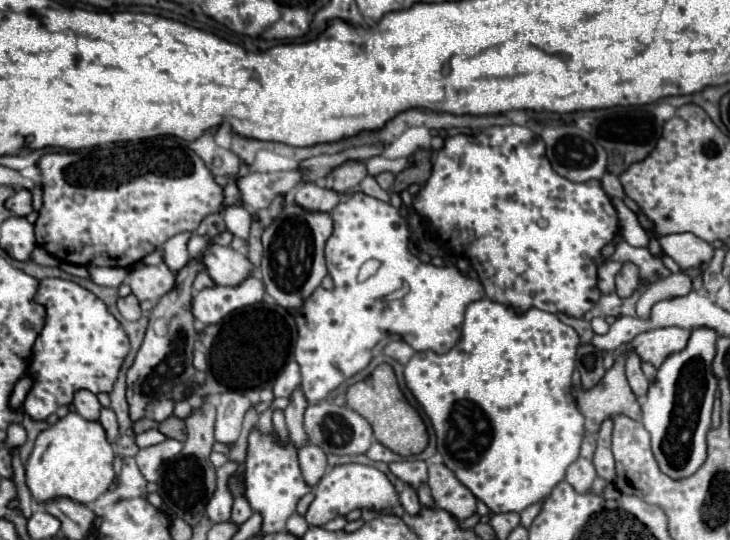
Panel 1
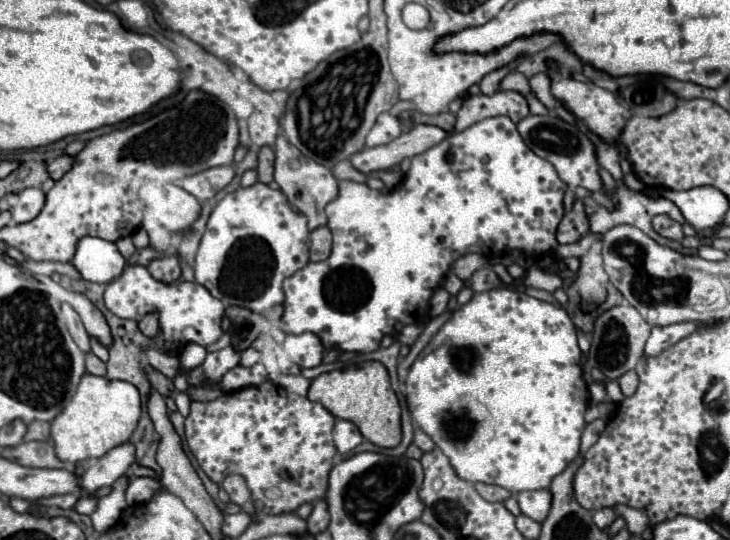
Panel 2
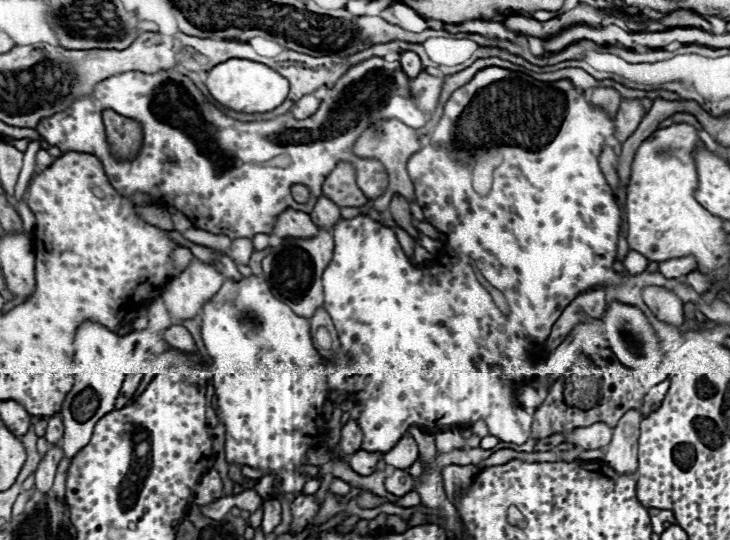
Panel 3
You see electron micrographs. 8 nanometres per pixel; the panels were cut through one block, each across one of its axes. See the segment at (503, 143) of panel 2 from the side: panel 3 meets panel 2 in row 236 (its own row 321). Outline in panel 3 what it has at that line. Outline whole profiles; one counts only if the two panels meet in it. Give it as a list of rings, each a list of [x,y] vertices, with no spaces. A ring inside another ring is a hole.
[[[490,66],[478,72],[474,80],[458,88],[450,100],[444,106],[444,114],[438,122],[438,128],[432,134],[432,140],[428,146],[418,150],[408,160],[408,172],[414,182],[418,204],[424,208],[426,220],[432,222],[432,226],[440,228],[440,232],[446,234],[446,248],[444,254],[450,254],[450,276],[444,278],[432,278],[426,270],[420,270],[411,264],[404,254],[394,232],[372,220],[368,214],[358,214],[354,218],[340,218],[334,224],[334,256],[330,264],[324,270],[324,308],[334,320],[334,326],[338,330],[340,348],[332,360],[322,360],[322,366],[326,370],[326,384],[328,390],[350,394],[350,400],[356,402],[362,412],[358,418],[358,426],[362,428],[364,440],[362,450],[366,452],[380,452],[386,454],[394,444],[402,438],[402,434],[410,426],[420,426],[428,430],[440,430],[444,426],[454,424],[474,424],[476,420],[484,418],[488,424],[488,430],[492,436],[496,436],[500,442],[510,444],[524,444],[530,438],[530,424],[532,416],[520,408],[520,404],[514,398],[514,384],[522,384],[528,376],[534,374],[534,350],[528,350],[528,346],[540,346],[548,334],[554,322],[560,318],[564,308],[582,292],[586,292],[590,286],[608,286],[618,282],[618,274],[612,270],[614,254],[616,254],[616,242],[618,242],[618,228],[620,228],[620,208],[616,204],[616,198],[612,194],[612,188],[604,180],[604,174],[598,166],[598,154],[606,142],[608,136],[614,134],[614,118],[606,114],[602,108],[594,106],[584,94],[580,94],[570,80],[558,80],[558,82],[540,82],[532,76],[526,76],[522,72],[512,72],[506,68]],[[476,144],[488,144],[490,148],[502,148],[504,150],[504,162],[494,174],[494,186],[488,194],[488,198],[482,198],[472,188],[472,168],[474,160],[468,158],[468,150]],[[496,288],[504,294],[506,300],[499,300],[499,294],[490,294],[490,290]]]

